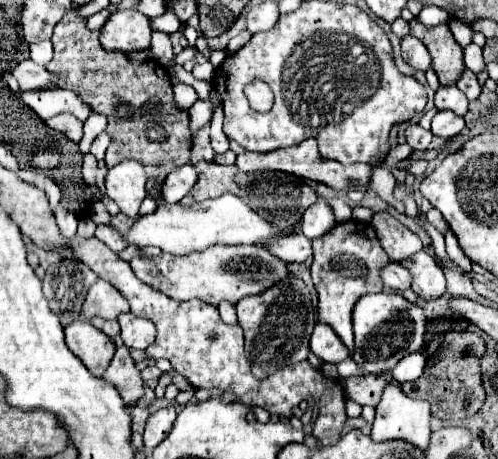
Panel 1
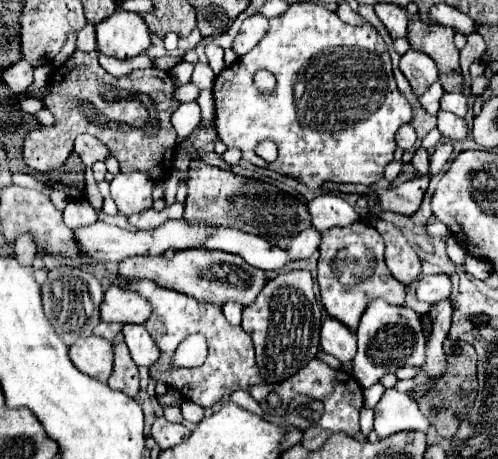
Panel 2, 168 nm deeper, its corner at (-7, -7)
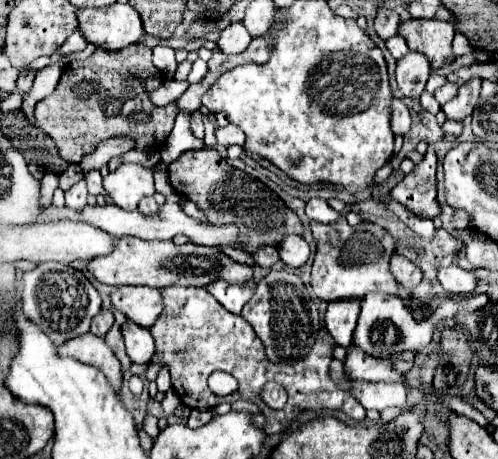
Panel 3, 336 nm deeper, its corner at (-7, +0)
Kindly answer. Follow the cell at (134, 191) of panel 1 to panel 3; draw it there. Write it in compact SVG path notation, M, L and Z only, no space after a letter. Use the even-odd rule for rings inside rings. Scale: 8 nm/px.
M124 163L104 179L104 189L112 201L128 211L134 211L140 199L154 195L152 169L138 163Z

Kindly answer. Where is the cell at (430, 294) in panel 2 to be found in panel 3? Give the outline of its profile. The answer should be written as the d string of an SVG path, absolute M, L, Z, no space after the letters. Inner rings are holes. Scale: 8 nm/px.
M440 267L436 275L438 283L444 291L456 295L468 295L476 289L476 275L472 271L464 271L460 267Z

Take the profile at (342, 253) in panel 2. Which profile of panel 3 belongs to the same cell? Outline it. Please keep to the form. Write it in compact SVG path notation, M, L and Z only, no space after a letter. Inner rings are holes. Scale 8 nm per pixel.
M340 219L332 225L310 223L312 235L316 239L316 257L312 265L312 291L322 301L346 301L362 299L366 293L380 291L388 295L398 295L398 283L394 281L388 261L396 251L396 241L392 235L376 223L362 223L350 227L346 219Z

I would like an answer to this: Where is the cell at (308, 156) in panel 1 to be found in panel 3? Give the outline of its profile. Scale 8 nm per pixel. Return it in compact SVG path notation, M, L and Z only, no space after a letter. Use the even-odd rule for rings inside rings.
M428 145L424 159L390 193L394 201L404 205L404 209L424 219L434 219L438 215L436 161L436 147Z

